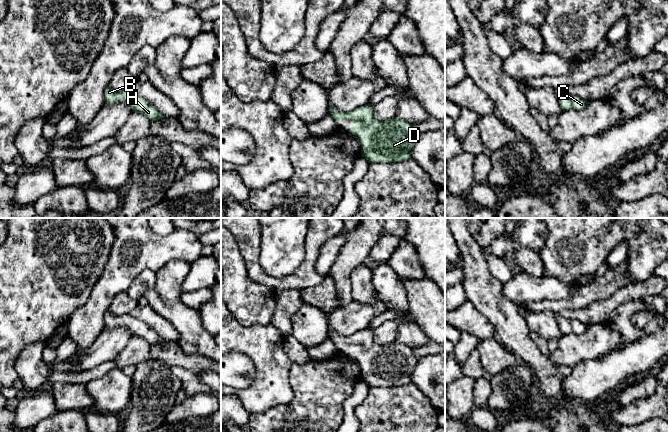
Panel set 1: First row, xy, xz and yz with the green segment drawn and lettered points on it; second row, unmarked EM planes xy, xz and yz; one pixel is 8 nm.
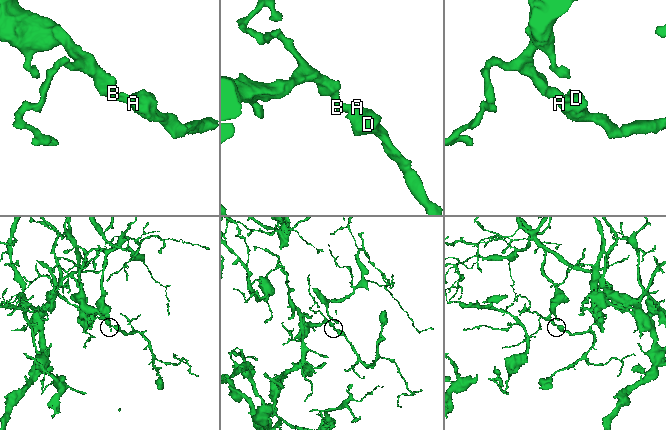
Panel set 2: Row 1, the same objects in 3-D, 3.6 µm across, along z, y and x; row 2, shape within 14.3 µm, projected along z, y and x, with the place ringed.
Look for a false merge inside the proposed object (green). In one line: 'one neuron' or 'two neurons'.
one neuron

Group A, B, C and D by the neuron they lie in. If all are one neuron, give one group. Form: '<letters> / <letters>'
A B C D

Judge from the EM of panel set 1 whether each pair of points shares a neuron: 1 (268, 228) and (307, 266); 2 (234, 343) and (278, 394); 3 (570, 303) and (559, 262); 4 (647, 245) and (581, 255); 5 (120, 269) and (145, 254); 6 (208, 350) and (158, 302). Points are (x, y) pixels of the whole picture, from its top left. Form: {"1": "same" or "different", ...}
{"1": "different", "2": "same", "3": "different", "4": "same", "5": "same", "6": "same"}

